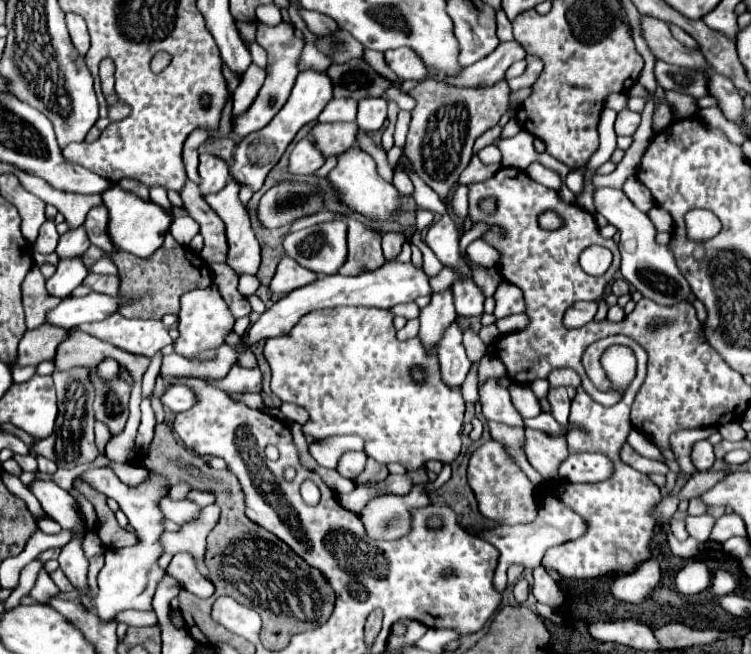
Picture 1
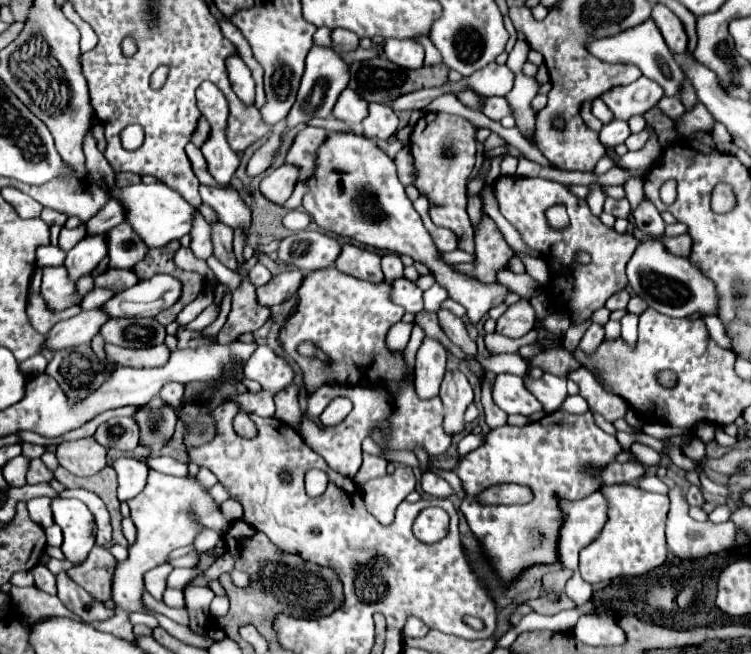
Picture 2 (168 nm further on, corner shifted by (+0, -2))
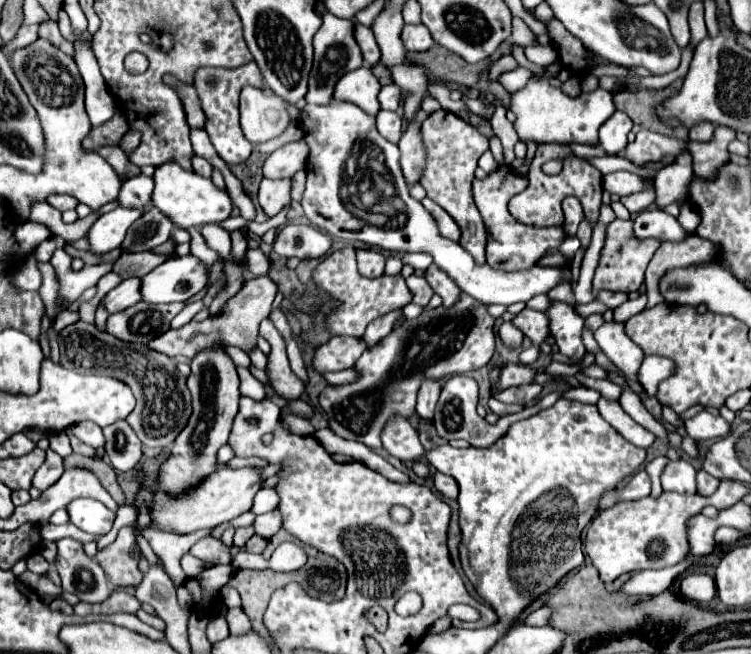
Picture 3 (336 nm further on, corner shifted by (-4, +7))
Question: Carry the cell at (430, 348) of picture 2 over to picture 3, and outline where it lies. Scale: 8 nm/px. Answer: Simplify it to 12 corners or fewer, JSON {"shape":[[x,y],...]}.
{"shape":[[423,383],[417,397],[417,415],[433,421],[441,383]]}

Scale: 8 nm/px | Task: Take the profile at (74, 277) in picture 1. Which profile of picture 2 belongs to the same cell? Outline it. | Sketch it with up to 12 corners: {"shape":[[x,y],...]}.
{"shape":[[103,234],[83,238],[65,258],[69,280],[91,274],[107,254]]}

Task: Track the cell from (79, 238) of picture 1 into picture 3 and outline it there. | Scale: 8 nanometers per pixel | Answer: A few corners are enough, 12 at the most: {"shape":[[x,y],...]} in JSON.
{"shape":[[135,175],[123,183],[117,201],[149,207],[153,177]]}

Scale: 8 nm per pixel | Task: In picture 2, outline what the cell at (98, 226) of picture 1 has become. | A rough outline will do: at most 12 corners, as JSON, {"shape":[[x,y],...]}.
{"shape":[[125,222],[105,238],[109,268],[133,268],[147,248]]}

